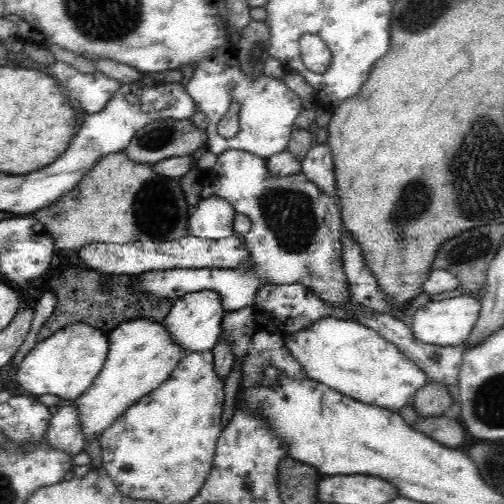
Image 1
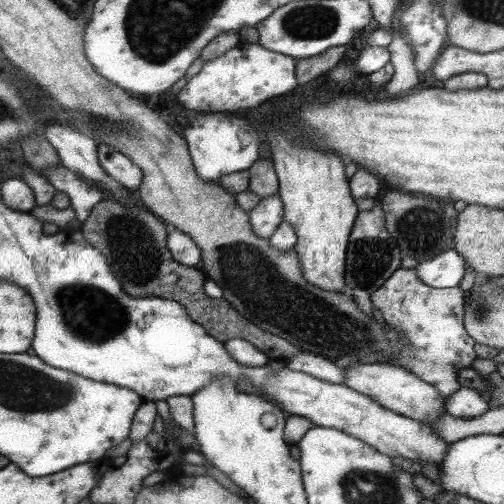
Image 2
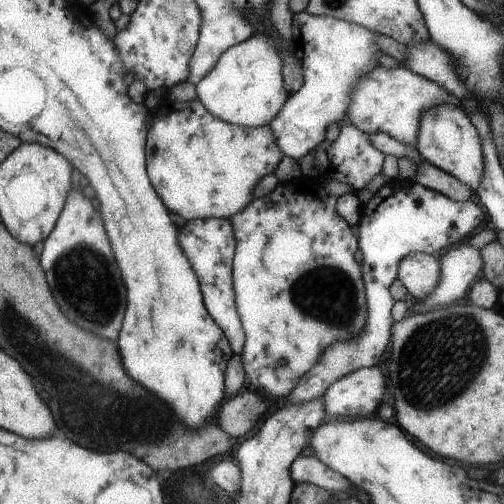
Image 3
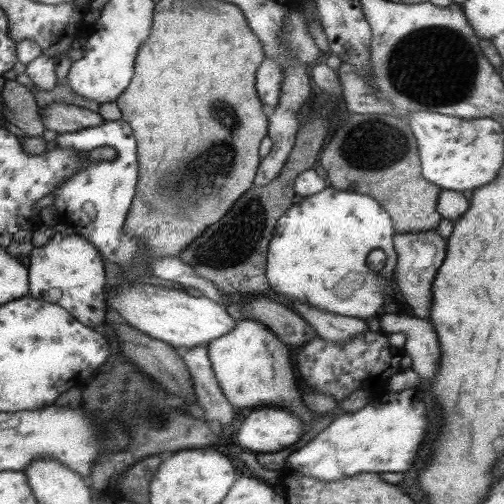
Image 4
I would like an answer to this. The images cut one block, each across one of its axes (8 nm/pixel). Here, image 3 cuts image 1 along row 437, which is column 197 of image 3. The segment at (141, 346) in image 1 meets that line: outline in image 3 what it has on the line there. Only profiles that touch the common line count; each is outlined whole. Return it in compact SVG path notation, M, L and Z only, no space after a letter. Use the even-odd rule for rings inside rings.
M259 34L227 48L211 72L205 74L199 84L195 84L195 92L195 100L199 100L211 116L243 128L267 126L289 98L289 92L283 88L281 58L273 42Z

